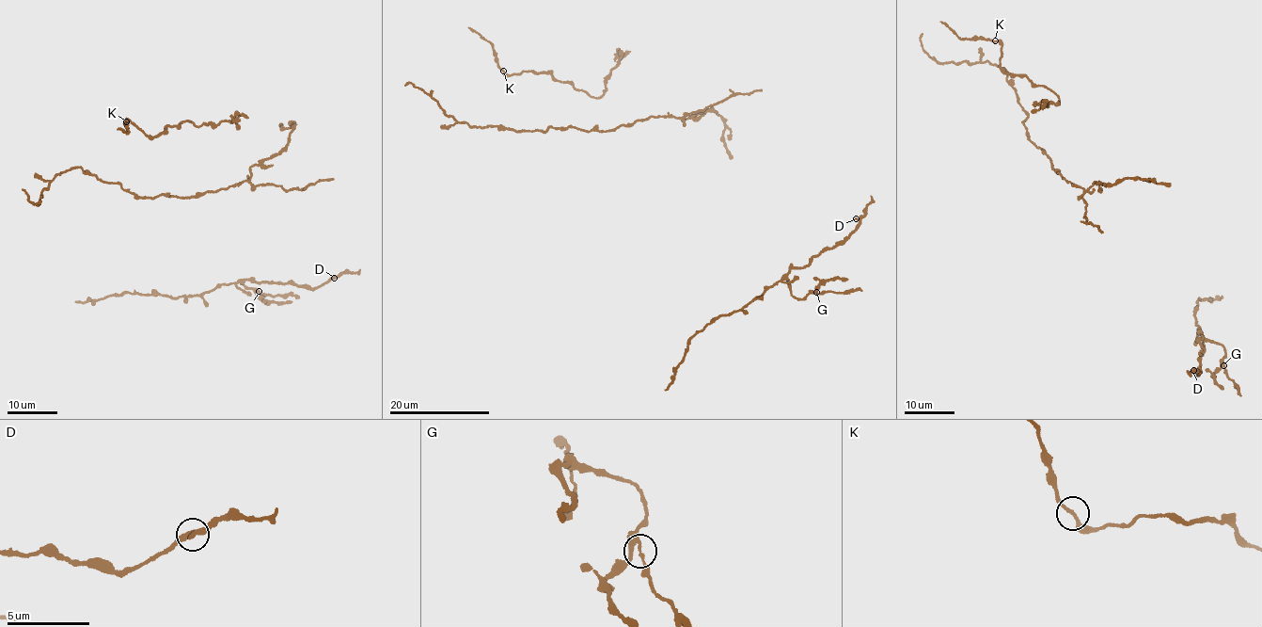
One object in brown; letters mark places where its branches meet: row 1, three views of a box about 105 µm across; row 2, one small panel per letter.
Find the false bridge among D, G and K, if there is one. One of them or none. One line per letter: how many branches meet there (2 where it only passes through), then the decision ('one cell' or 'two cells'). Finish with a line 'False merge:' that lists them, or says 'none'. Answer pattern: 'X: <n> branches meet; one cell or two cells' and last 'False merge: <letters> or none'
D: 2 branches meet; one cell
G: 2 branches meet; one cell
K: 2 branches meet; one cell
False merge: none

